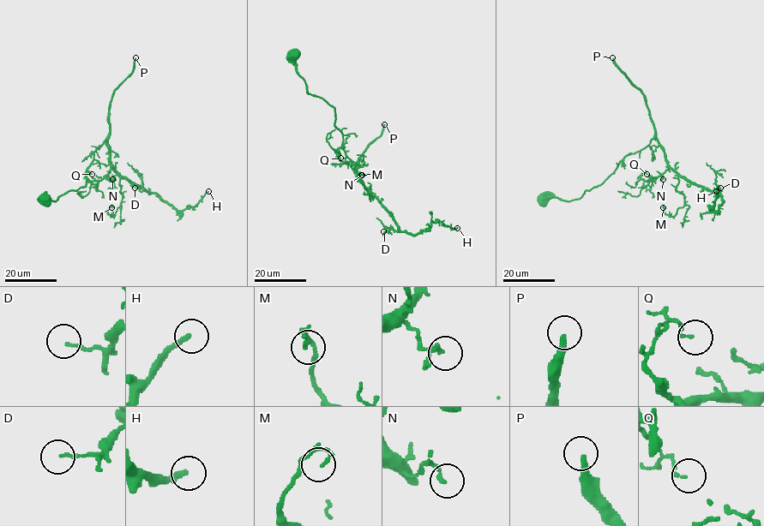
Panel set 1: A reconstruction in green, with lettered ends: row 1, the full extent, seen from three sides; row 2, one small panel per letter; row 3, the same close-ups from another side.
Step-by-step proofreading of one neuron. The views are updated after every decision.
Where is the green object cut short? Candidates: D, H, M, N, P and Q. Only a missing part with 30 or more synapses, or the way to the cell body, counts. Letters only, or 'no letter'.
H, P

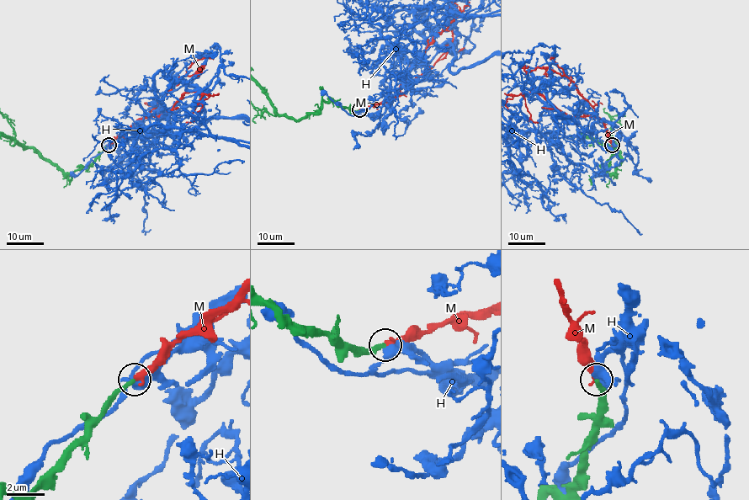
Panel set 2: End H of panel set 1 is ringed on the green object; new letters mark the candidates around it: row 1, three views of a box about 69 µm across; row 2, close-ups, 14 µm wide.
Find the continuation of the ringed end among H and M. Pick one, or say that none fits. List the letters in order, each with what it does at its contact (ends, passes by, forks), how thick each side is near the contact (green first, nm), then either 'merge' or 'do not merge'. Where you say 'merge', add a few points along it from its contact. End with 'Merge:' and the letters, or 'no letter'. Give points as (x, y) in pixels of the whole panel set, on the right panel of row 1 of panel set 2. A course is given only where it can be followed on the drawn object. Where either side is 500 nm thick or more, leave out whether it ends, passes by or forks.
H: it passes by; calibres 260 and 380 nm; do not merge
M: it ends; calibres 240 and 320 nm; merge; course (613, 145), (606, 127), (597, 117), (568, 116), (538, 93), (513, 95), (507, 98), (505, 103), (511, 112)
Merge: M

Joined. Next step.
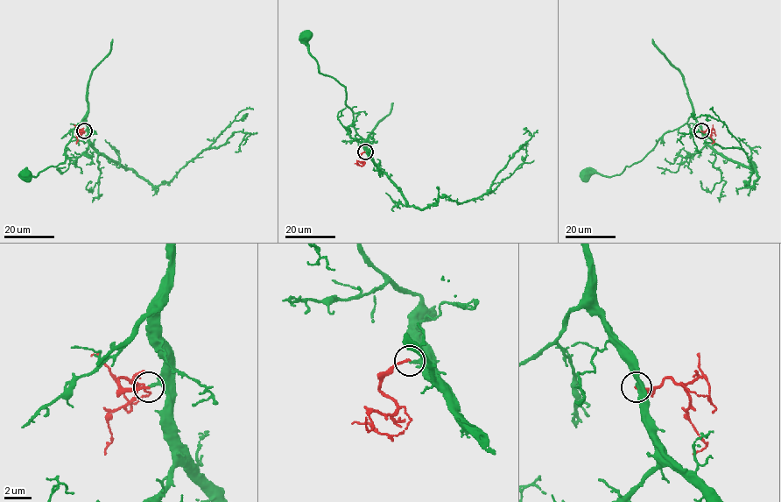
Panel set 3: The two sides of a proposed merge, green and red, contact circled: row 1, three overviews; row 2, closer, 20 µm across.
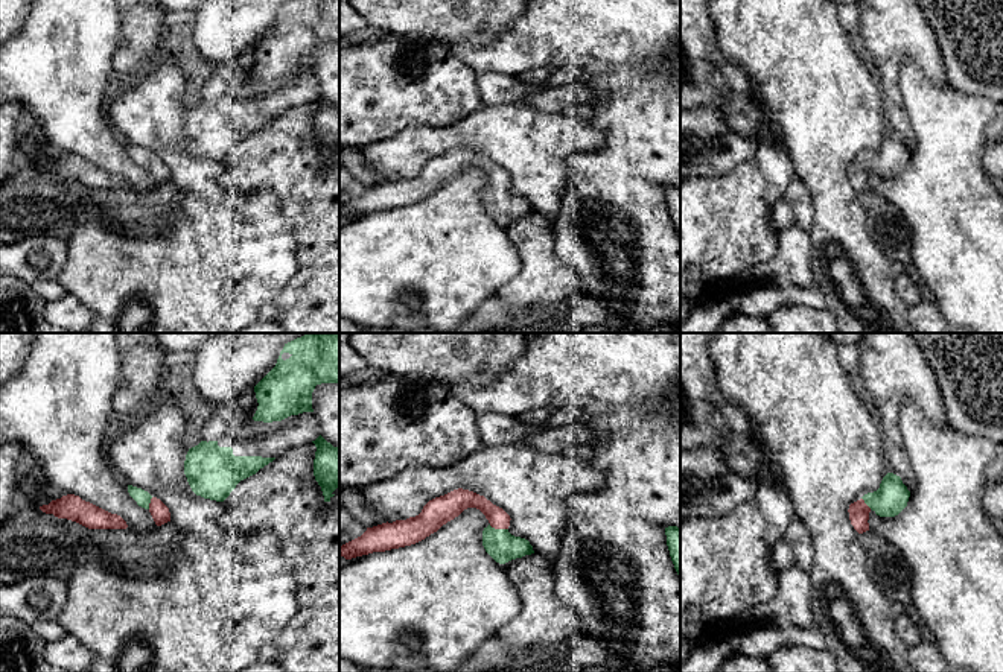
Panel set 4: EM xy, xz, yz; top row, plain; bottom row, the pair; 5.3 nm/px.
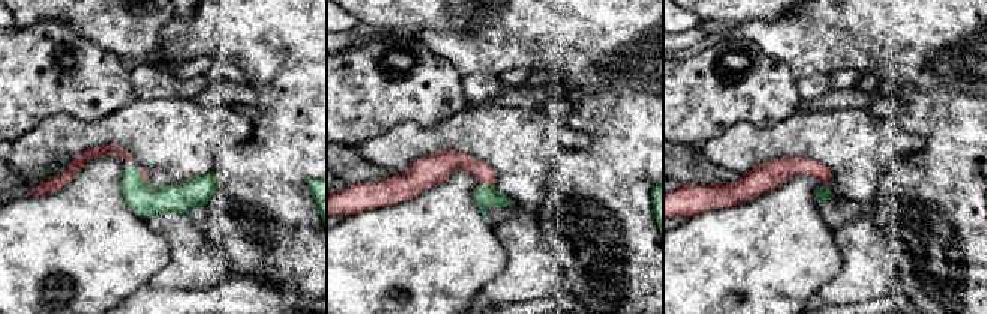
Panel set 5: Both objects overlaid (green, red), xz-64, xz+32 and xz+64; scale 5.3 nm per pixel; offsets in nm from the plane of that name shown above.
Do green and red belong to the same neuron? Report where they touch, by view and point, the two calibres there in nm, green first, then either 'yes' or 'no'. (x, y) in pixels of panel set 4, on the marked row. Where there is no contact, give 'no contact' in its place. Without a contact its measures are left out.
xz (498, 529) | 160/110 nm | yes

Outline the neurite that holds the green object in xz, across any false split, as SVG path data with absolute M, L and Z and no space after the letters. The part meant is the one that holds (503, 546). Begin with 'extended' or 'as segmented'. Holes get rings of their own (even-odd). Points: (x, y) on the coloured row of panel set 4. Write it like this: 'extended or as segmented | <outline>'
extended | M458 488L429 500L416 517L367 528L361 537L339 546L339 555L352 559L416 544L467 508L479 509L489 520L490 525L482 531L482 546L496 563L505 564L534 553L528 540L508 532L511 518L502 508L493 505L484 496Z

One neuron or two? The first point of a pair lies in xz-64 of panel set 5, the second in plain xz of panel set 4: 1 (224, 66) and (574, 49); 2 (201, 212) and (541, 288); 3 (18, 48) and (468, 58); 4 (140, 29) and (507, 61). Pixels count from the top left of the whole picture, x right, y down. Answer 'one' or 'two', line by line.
1: two
2: two
3: two
4: two

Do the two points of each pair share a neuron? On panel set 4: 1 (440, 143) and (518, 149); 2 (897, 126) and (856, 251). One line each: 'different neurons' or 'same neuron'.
1: same neuron
2: different neurons

